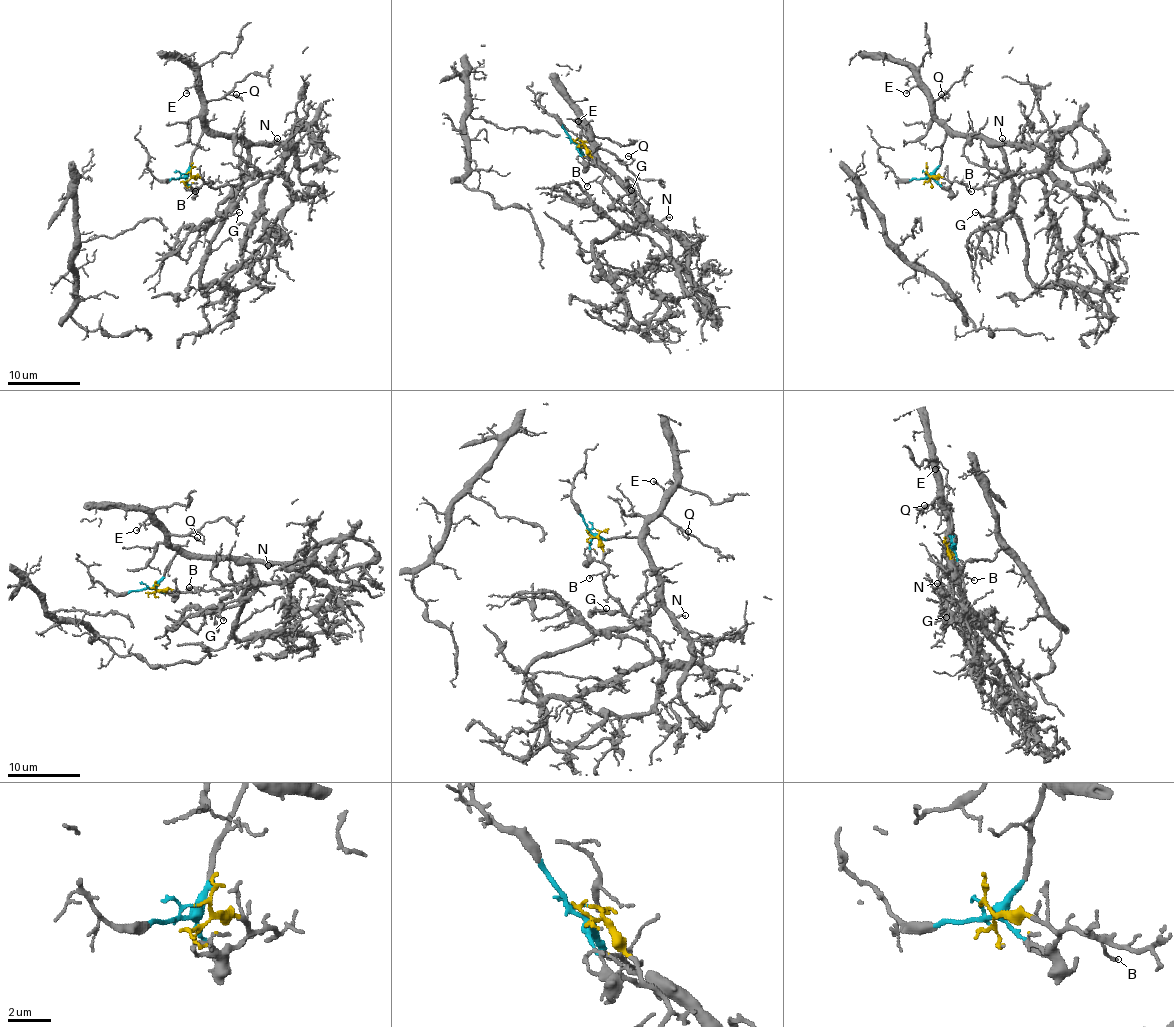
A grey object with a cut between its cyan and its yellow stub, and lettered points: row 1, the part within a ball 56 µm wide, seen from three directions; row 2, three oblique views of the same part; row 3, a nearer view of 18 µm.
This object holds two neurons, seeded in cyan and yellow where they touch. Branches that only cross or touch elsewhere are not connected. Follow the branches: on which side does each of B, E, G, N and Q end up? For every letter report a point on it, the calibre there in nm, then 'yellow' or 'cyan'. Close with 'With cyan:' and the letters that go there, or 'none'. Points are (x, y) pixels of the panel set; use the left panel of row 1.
B: place (195, 191); calibre 130 nm; yellow
E: place (186, 93); calibre 130 nm; cyan
G: place (239, 212); calibre 120 nm; yellow
N: place (277, 138); calibre 140 nm; cyan
Q: place (236, 94); calibre 80 nm; cyan
With cyan: E, N, Q

